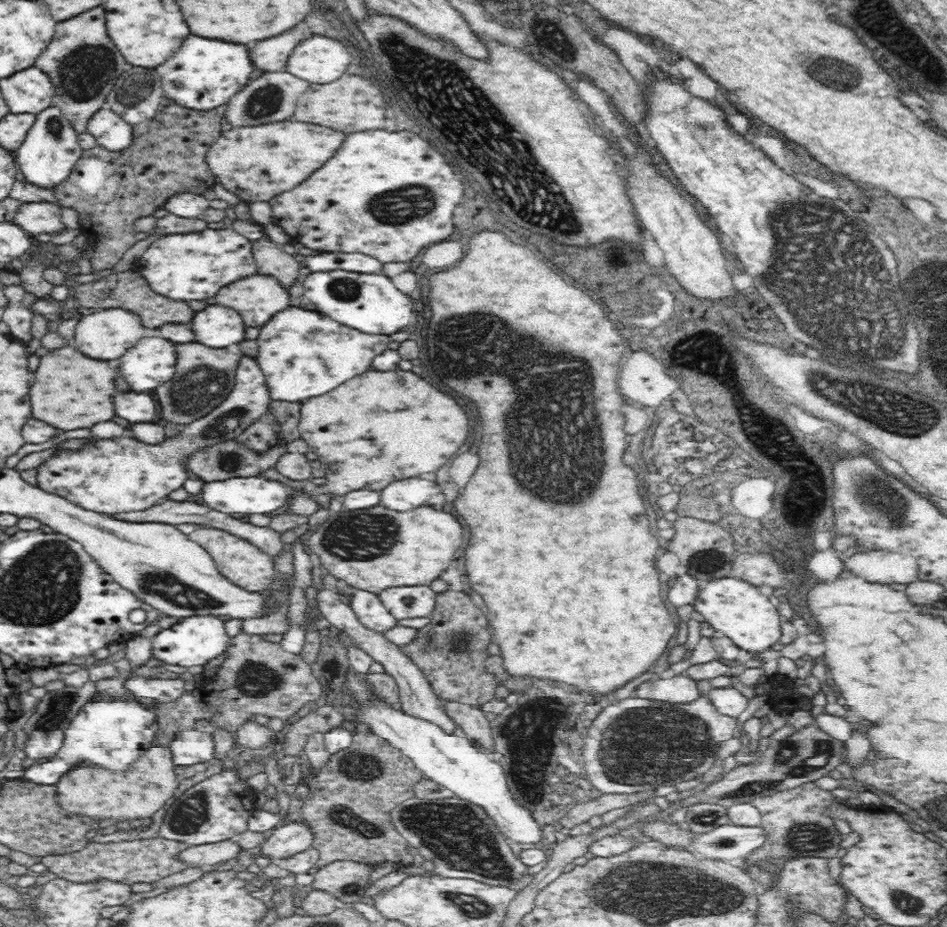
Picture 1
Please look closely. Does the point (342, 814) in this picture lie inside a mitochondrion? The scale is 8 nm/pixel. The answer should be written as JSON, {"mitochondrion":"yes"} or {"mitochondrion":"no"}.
{"mitochondrion":"yes"}

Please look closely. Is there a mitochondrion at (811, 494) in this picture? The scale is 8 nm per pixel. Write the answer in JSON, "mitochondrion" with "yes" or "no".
{"mitochondrion":"yes"}

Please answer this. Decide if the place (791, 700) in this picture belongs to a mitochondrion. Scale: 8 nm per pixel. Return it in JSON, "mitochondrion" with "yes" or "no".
{"mitochondrion":"no"}

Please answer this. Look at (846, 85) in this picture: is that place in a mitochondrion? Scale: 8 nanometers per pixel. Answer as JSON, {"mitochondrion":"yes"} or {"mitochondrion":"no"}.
{"mitochondrion":"yes"}

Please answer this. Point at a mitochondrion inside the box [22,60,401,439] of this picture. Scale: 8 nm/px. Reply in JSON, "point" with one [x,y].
{"point":[198,389]}

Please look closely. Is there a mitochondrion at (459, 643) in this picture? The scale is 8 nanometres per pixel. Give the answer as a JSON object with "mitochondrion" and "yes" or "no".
{"mitochondrion":"yes"}

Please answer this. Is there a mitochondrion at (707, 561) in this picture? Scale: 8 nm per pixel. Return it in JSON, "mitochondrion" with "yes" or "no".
{"mitochondrion":"yes"}

